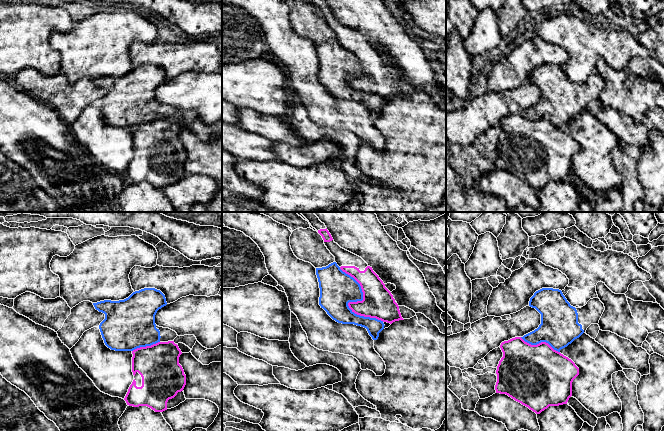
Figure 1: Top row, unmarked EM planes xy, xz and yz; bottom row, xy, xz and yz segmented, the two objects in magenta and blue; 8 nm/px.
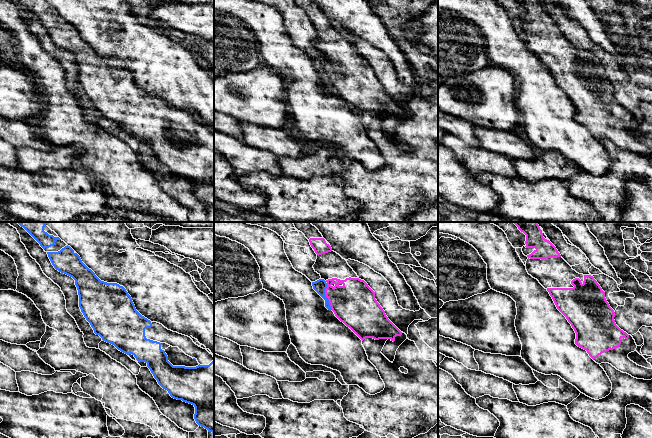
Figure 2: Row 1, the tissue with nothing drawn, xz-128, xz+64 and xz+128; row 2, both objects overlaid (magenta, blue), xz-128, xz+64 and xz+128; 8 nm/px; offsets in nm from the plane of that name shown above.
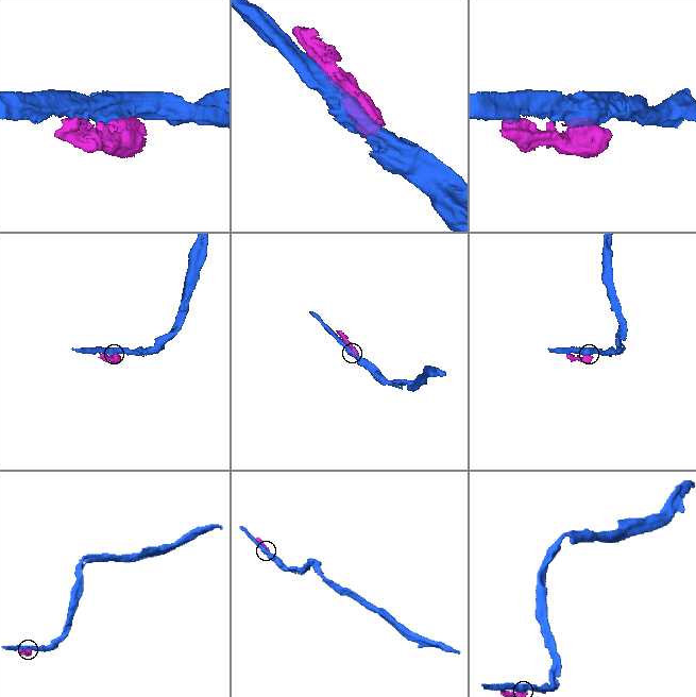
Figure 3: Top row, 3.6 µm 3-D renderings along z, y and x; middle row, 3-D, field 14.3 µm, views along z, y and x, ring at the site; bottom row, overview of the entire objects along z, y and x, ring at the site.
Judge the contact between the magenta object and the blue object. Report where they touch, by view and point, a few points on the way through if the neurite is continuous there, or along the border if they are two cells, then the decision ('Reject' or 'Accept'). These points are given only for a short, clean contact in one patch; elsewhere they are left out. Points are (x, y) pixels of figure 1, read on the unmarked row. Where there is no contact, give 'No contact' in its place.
Touches magenta at xz (353, 78). Reject

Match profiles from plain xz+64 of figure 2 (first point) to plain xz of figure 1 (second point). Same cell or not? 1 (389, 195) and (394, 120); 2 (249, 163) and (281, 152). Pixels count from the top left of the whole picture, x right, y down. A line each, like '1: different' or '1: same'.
1: same
2: different

